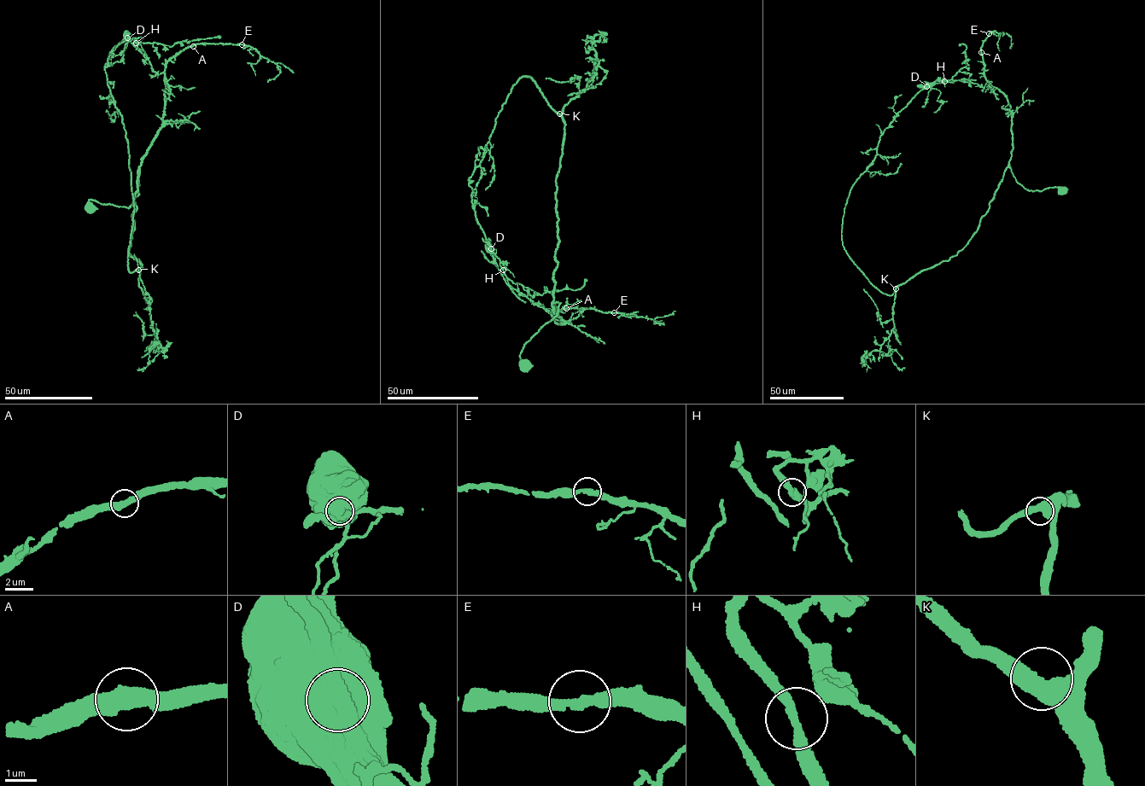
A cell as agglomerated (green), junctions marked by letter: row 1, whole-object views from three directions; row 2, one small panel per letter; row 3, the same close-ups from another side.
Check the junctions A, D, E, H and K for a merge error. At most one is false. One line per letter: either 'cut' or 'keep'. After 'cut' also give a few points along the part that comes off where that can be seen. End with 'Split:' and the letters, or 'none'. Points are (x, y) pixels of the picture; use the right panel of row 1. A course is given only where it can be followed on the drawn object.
A: keep
D: cut; course (926, 86), (932, 83), (976, 80)
E: keep
H: keep
K: keep
Split: D

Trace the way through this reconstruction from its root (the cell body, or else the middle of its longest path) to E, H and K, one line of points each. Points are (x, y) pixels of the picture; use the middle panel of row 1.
E: (523, 364), (520, 352), (556, 316), (560, 303), (553, 302), (557, 324), (545, 309), (614, 312)
H: (523, 364), (523, 345), (560, 303), (565, 133), (526, 76), (468, 180), (504, 270)
K: (523, 364), (523, 345), (556, 316), (560, 303), (552, 301), (559, 241), (556, 178), (565, 133), (559, 113)

